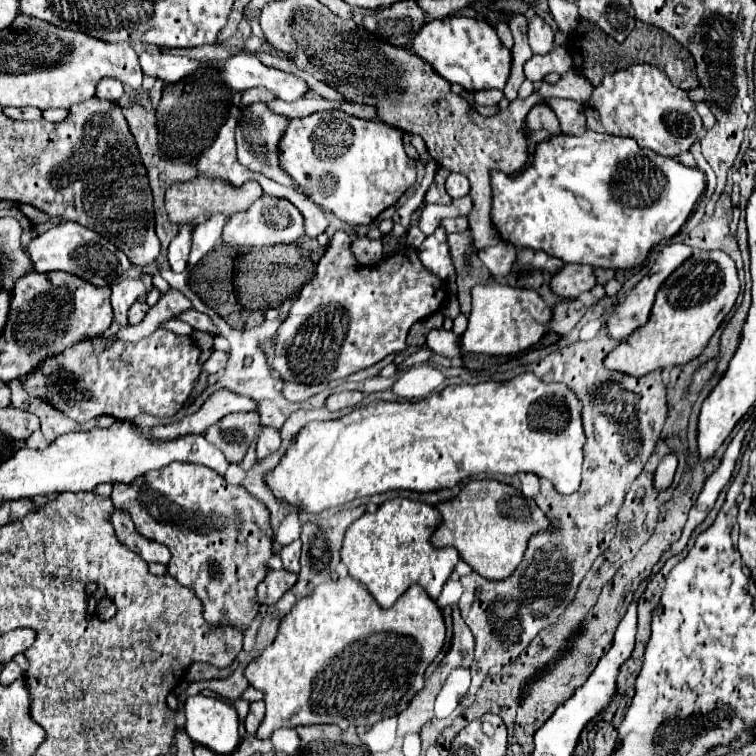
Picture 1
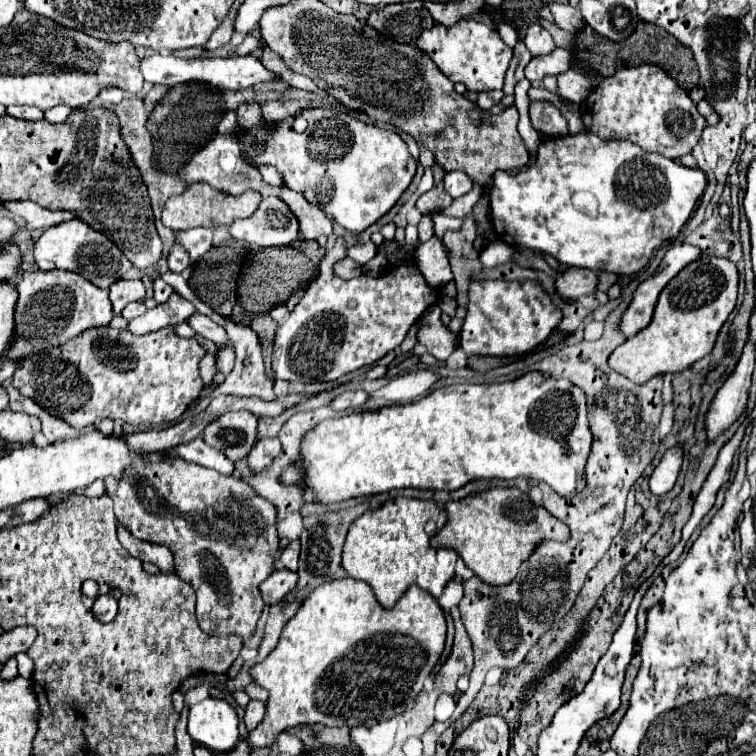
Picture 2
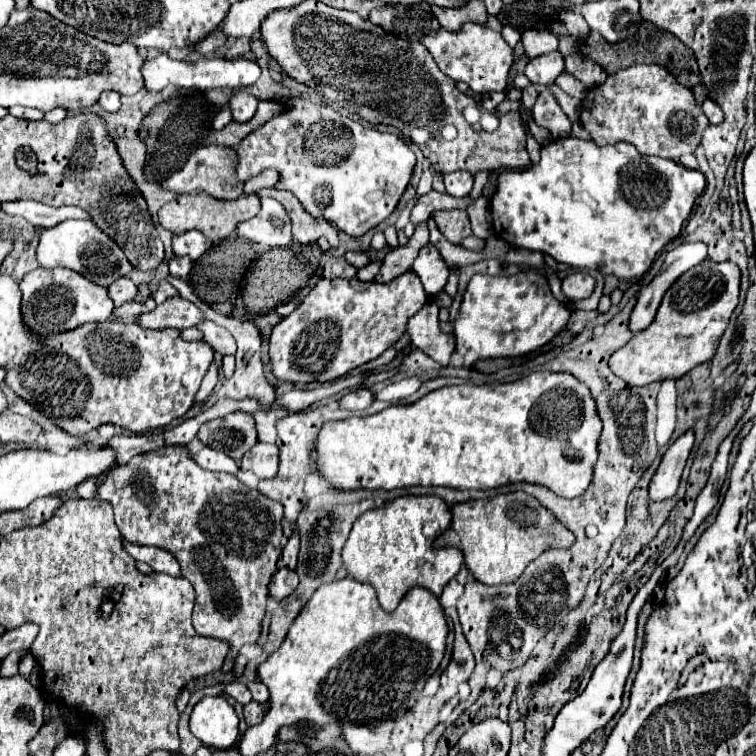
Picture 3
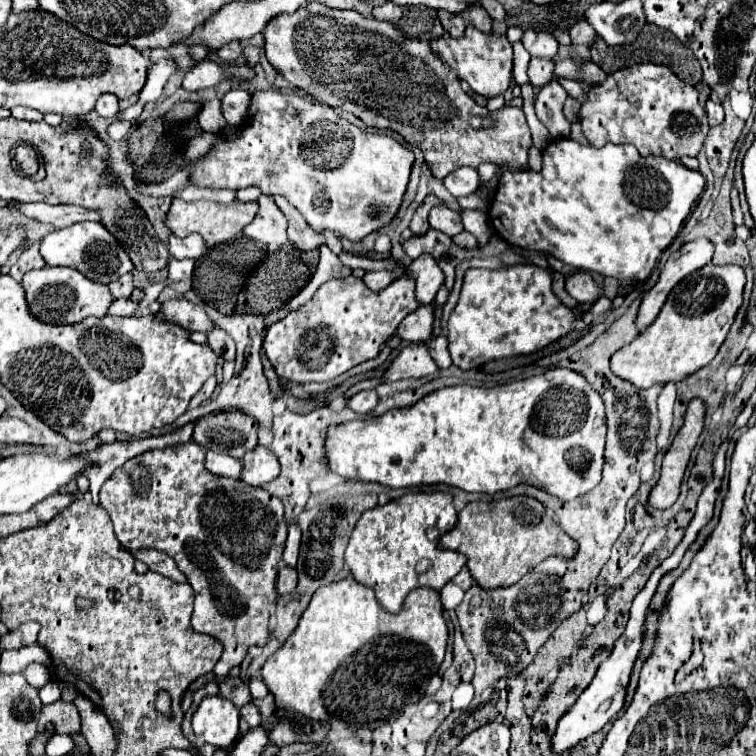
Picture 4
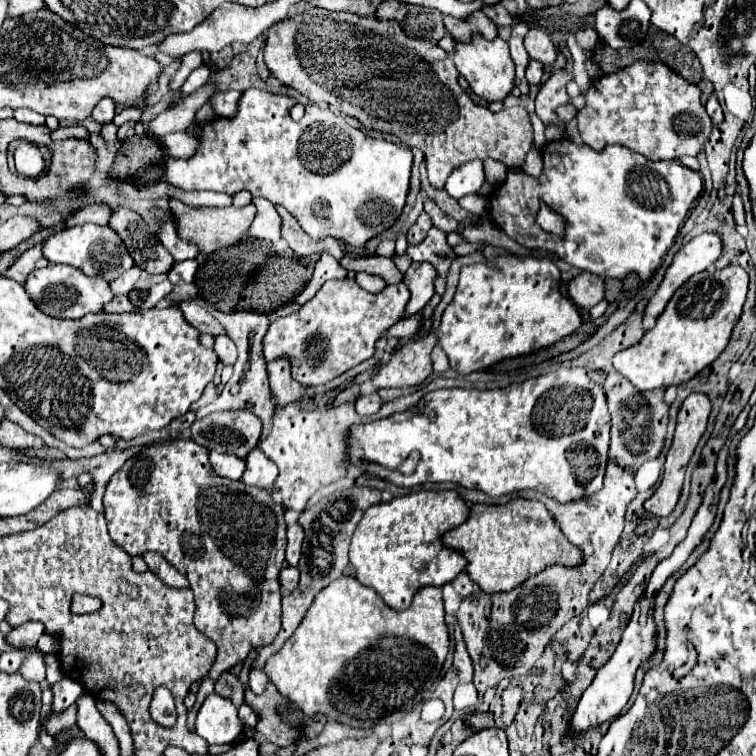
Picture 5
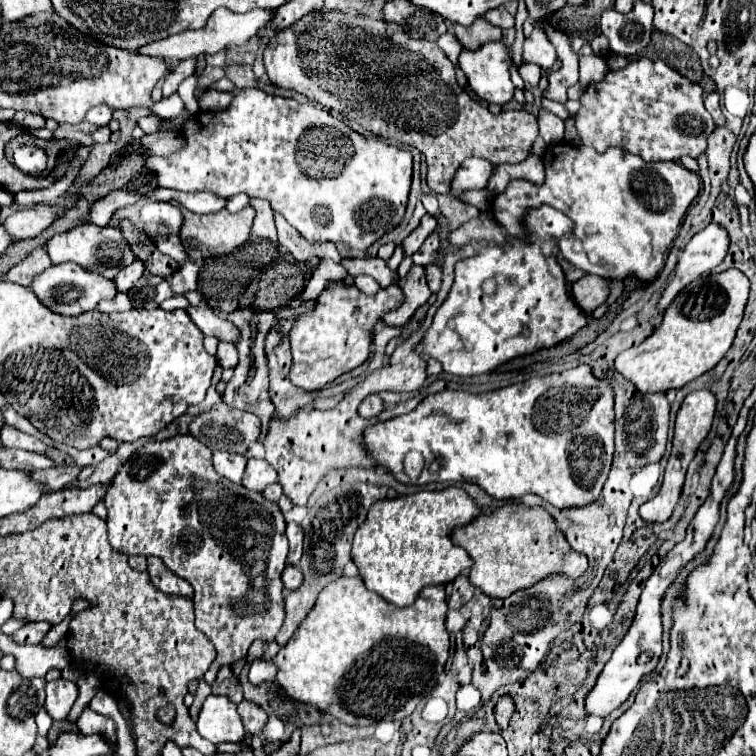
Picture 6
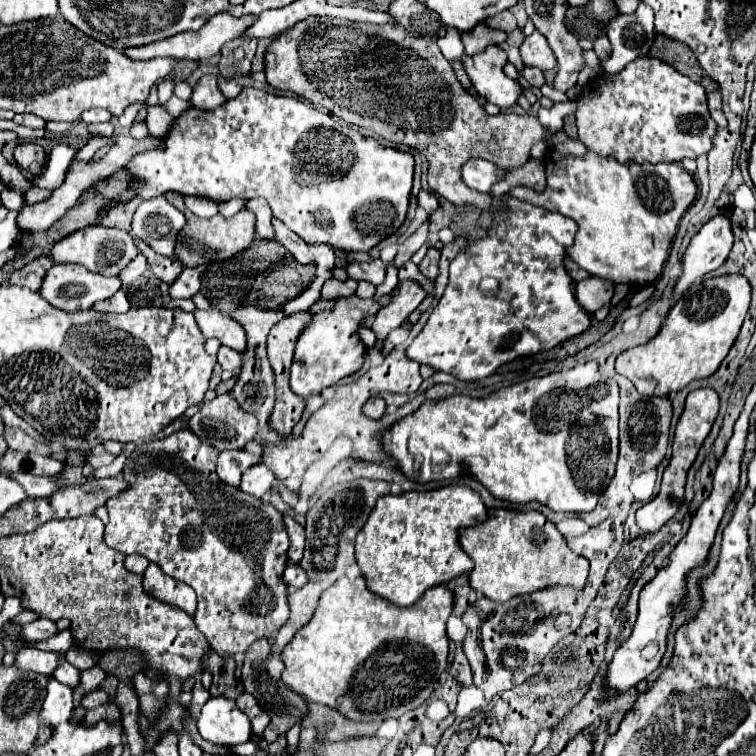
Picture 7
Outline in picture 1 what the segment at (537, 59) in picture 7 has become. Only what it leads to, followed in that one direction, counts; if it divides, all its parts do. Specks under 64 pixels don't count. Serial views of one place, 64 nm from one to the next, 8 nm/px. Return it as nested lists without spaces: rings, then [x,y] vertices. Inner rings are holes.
[[[532,16],[528,22],[528,44],[534,54],[548,54],[554,48],[554,32],[540,16]]]

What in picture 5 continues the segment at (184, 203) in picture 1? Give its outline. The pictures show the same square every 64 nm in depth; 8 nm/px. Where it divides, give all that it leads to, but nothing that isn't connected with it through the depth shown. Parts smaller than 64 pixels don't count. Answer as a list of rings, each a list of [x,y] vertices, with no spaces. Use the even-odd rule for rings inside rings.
[[[170,200],[170,208],[174,208],[174,216],[178,216],[178,236],[186,242],[196,244],[202,254],[212,254],[220,248],[228,248],[228,246],[238,244],[242,240],[242,236],[248,232],[250,224],[254,220],[254,214],[256,214],[254,204],[248,204],[244,208],[228,206],[228,208],[194,210],[194,208],[182,204],[180,200]]]

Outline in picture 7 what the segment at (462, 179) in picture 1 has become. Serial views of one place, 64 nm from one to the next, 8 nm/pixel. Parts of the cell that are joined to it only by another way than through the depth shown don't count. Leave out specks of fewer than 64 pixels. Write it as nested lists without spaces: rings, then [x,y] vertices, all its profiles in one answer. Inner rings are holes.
[[[470,160],[462,168],[462,180],[468,188],[478,192],[490,192],[490,188],[504,180],[506,170],[488,160]]]

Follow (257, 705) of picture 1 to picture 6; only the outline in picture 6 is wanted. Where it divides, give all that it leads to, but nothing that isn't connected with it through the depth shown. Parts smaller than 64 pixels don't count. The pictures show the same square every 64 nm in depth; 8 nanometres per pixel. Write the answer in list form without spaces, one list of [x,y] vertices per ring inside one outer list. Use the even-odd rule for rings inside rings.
[[[242,700],[238,704],[238,712],[242,716],[242,722],[246,724],[246,730],[252,734],[252,736],[264,736],[262,728],[268,720],[266,712],[262,712],[262,708],[258,708],[254,702],[250,700]]]

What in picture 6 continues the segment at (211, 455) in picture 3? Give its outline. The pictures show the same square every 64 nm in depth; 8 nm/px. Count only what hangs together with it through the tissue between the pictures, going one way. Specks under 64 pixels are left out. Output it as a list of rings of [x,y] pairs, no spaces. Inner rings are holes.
[[[214,452],[214,468],[220,476],[234,483],[241,483],[248,457],[230,452]]]

